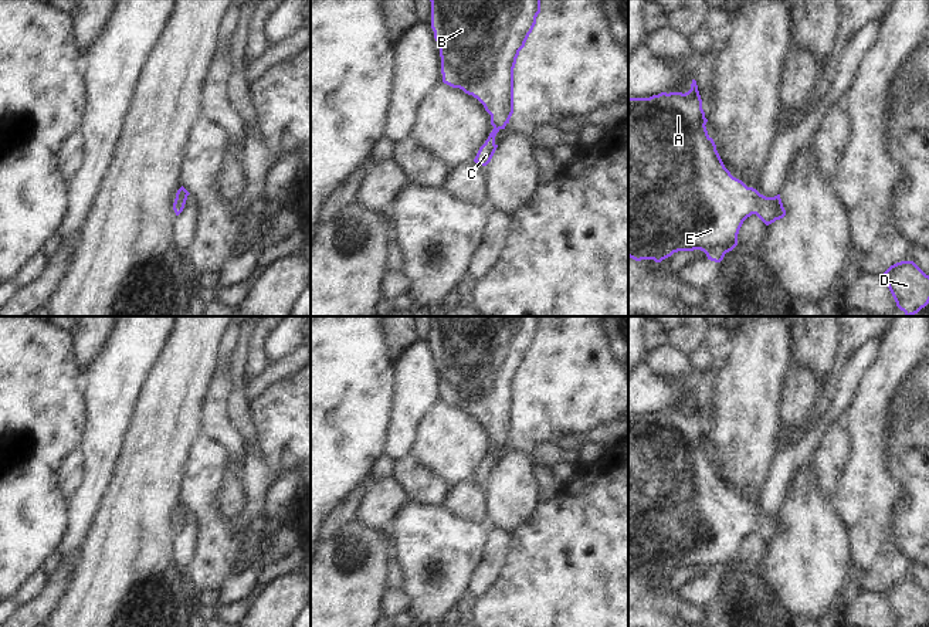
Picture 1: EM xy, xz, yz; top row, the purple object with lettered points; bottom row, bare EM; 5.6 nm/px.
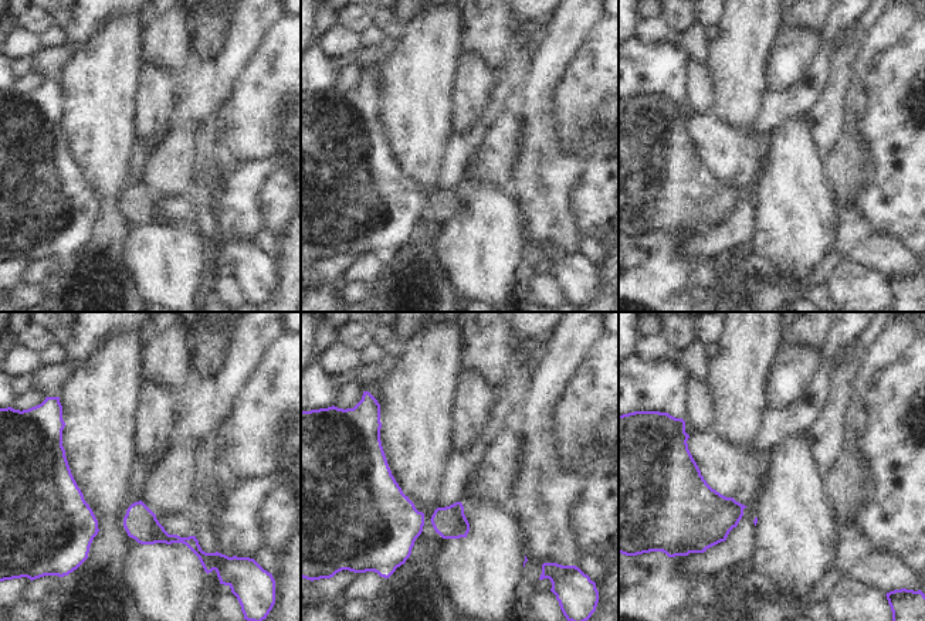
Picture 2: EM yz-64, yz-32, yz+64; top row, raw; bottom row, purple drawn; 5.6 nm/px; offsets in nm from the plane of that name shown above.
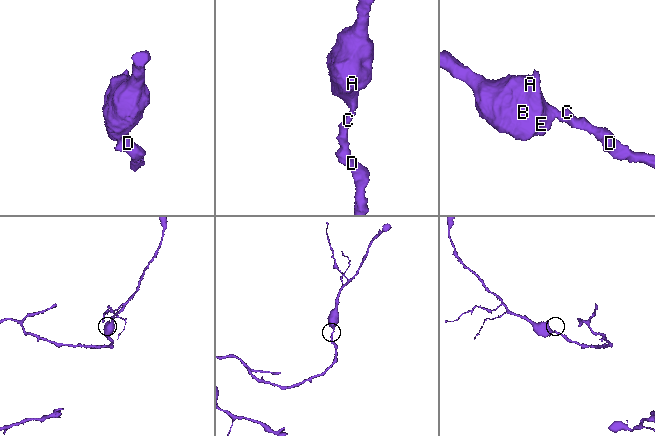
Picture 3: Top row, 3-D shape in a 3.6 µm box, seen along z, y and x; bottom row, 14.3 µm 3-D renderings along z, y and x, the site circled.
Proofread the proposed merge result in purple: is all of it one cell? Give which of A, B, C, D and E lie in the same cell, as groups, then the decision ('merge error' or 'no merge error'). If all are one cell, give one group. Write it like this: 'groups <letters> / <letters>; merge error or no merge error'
groups A B C D E; no merge error

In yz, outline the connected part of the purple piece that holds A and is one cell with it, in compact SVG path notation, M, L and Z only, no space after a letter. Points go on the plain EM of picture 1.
M692 397L691 407L685 411L682 410L661 410L650 416L628 416L628 575L641 577L654 577L661 580L662 577L671 575L678 569L694 569L701 567L706 572L708 577L721 580L726 570L732 569L738 563L738 552L743 539L756 532L766 543L780 538L786 533L780 512L774 515L766 515L760 512L756 506L747 505L742 498L733 495L730 489L725 485L713 457L706 448L705 430L702 427L702 417L698 409L696 399Z

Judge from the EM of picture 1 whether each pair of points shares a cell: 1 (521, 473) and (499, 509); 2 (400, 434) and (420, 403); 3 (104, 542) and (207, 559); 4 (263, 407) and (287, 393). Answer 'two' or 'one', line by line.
1: one
2: one
3: two
4: one

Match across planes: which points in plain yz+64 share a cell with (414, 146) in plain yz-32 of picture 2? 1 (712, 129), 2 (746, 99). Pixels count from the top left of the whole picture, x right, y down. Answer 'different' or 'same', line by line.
1: different
2: same

